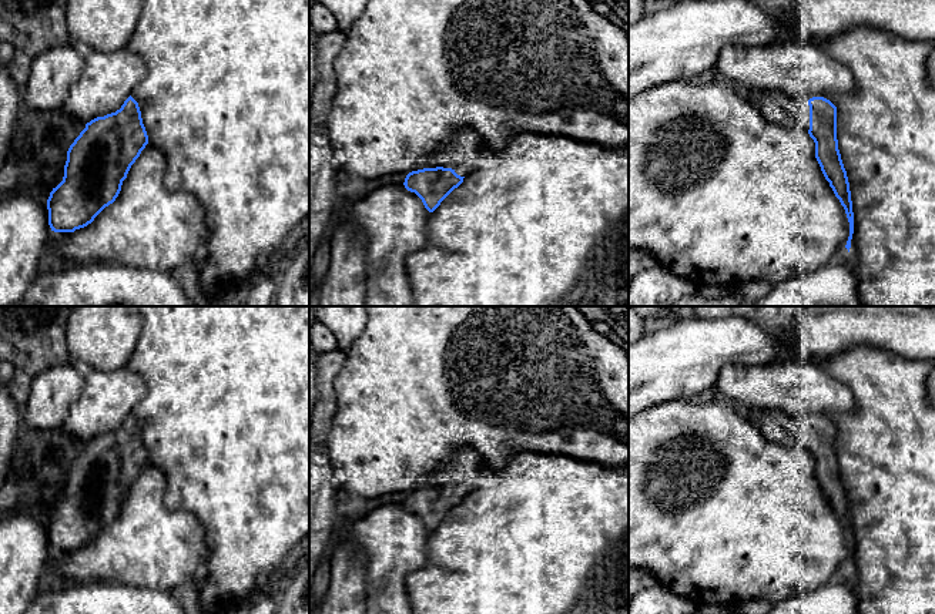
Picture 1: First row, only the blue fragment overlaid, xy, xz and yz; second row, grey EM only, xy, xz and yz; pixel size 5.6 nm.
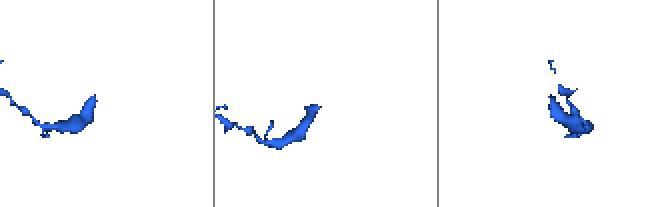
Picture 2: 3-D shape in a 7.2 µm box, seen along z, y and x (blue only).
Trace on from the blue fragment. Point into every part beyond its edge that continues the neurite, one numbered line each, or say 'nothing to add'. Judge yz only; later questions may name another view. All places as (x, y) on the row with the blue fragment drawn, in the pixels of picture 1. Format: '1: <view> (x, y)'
1: yz (777, 107)

